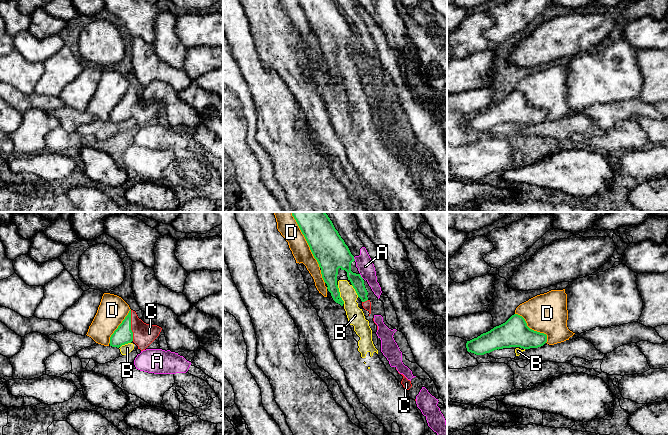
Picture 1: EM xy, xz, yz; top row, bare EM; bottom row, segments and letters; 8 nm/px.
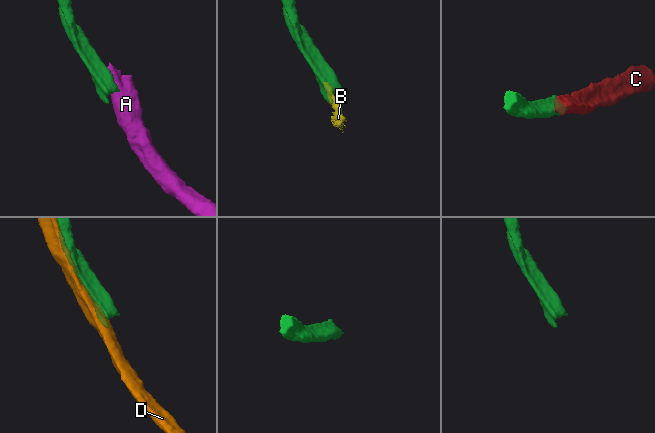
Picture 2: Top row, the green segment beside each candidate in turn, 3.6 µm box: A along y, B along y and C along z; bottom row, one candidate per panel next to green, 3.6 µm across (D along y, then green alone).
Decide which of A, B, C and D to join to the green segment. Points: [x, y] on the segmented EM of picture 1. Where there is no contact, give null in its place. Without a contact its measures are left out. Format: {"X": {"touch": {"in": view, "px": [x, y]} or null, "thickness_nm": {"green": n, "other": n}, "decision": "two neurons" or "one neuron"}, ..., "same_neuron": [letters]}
{"A": {"touch": {"in": "xz", "px": [360, 276]}, "thickness_nm": {"green": 220, "other": 130}, "decision": "two neurons"}, "B": {"touch": {"in": "xz", "px": [339, 294]}, "thickness_nm": {"green": 150, "other": 140}, "decision": "two neurons"}, "C": {"touch": {"in": "xy", "px": [130, 325]}, "thickness_nm": {"green": 150, "other": 180}, "decision": "one neuron"}, "D": {"touch": {"in": "xz", "px": [306, 240]}, "thickness_nm": {"green": 280, "other": 160}, "decision": "two neurons"}, "same_neuron": ["C"]}

